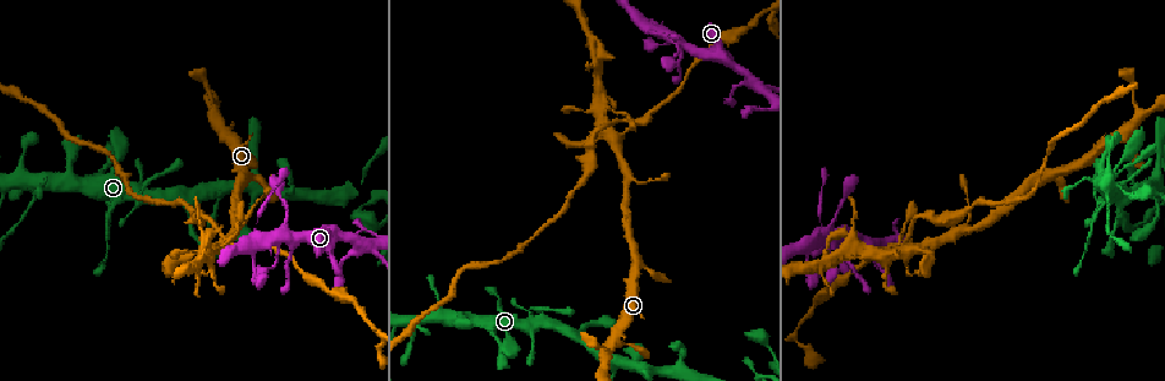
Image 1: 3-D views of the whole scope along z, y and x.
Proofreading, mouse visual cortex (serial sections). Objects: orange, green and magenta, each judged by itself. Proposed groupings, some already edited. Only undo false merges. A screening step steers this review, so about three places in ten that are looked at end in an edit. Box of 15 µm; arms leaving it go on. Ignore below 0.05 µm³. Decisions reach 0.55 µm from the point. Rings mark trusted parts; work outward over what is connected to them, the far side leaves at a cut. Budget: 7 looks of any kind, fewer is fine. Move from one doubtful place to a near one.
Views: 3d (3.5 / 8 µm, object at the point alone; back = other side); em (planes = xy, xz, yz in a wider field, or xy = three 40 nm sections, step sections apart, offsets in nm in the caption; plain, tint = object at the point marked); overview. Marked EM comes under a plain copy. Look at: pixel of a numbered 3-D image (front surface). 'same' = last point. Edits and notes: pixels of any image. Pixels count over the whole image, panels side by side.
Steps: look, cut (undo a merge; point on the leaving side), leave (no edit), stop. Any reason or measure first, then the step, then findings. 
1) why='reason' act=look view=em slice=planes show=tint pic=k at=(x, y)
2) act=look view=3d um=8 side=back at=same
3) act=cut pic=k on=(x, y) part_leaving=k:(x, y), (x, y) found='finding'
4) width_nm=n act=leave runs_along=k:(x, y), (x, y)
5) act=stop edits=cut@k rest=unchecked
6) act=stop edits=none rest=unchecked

why='four arms meet' act=look view=3d um=3.5 pic=1 at=(751, 82)

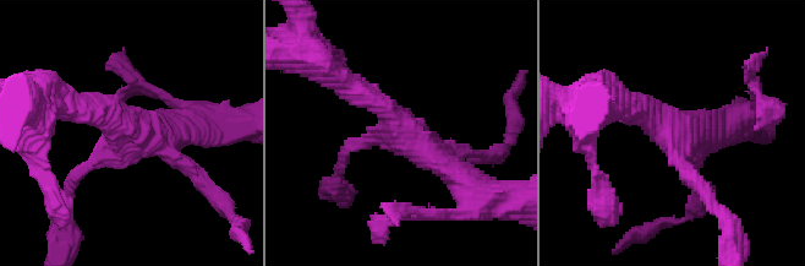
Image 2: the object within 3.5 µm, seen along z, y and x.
arms=4 arm_widths_nm=200,250,300,400 act=look view=em slice=xy step=1 show=tint pic=2 at=(672, 126)

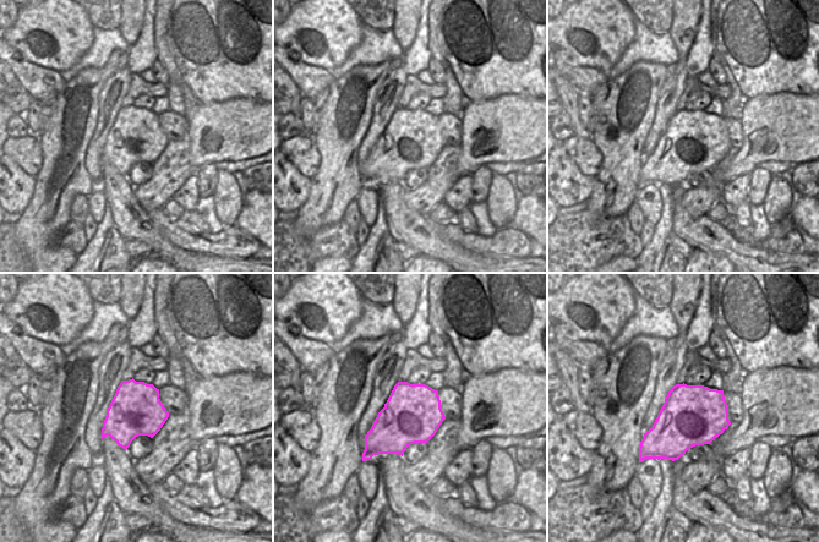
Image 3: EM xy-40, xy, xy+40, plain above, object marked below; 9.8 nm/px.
act=leave found='one cell here'

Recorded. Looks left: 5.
why='side arm on a straight run' act=look view=3d um=3.5 pic=1 at=(964, 229)

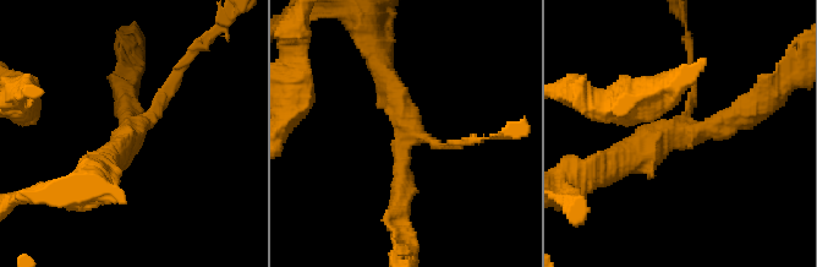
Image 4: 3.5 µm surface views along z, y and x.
act=look view=em slice=xy step=1 show=tint pic=4 at=(134, 128)

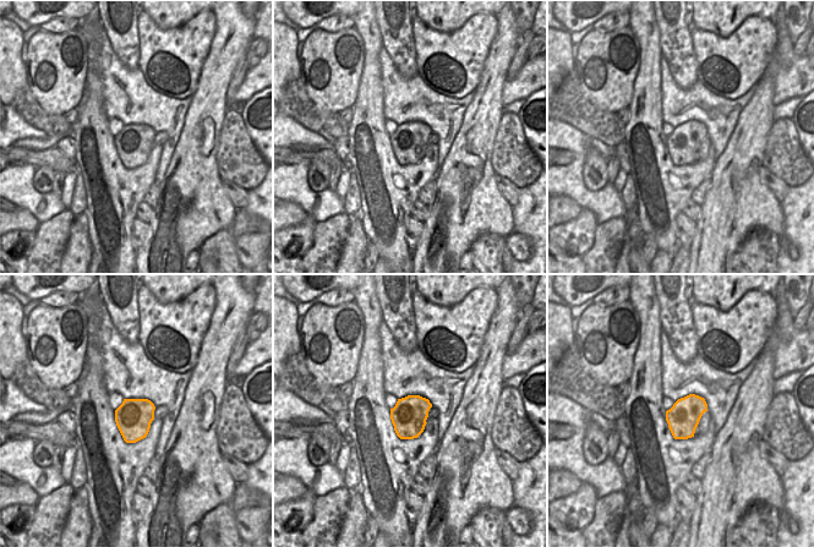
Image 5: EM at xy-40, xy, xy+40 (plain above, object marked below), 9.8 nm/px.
act=look view=em slice=xy step=2 show=tint at=same

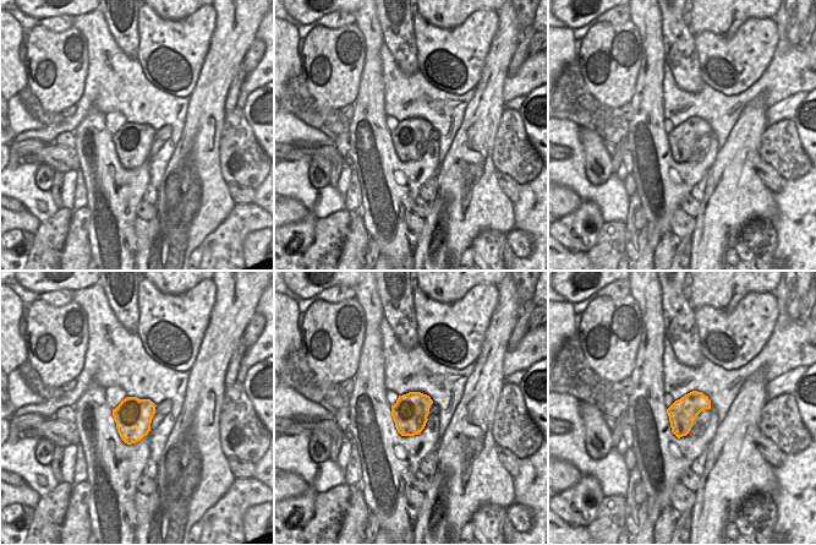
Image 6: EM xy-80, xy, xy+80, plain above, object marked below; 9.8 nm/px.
arms=3 arm_widths_nm=100,300,350 act=leave runs_along=4:(758, 99), (618, 161) found='one cell here'

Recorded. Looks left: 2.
why='a narrow waist' act=look view=3d um=3.5 pic=1 at=(616, 342)

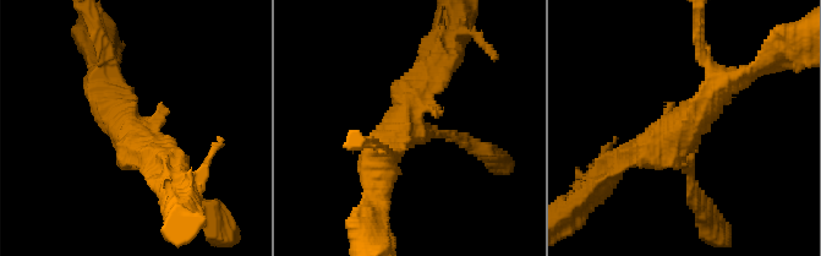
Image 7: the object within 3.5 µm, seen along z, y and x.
arms=3 arm_widths_nm=150,300,400 act=look view=em slice=xy step=1 show=tint pic=7 at=(680, 138)

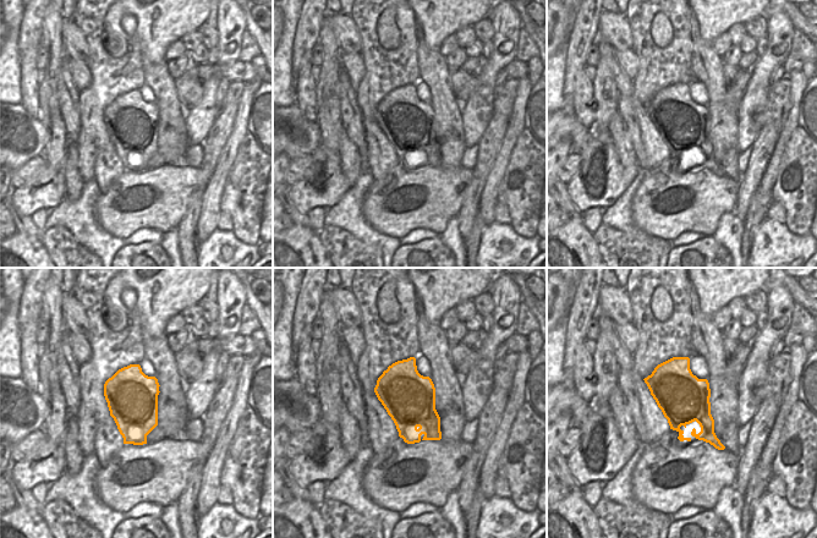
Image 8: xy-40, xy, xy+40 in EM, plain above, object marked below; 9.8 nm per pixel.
act=leave found='all the same cell'

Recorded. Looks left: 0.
act=stop edits=none rest=unchecked

